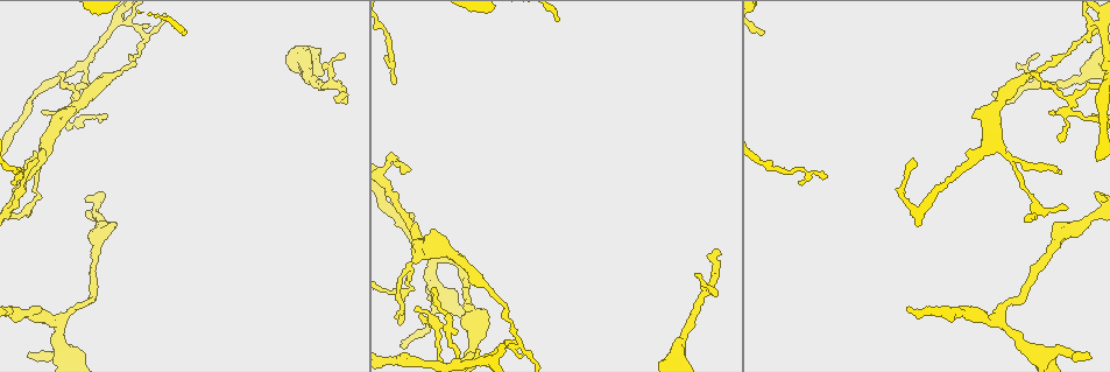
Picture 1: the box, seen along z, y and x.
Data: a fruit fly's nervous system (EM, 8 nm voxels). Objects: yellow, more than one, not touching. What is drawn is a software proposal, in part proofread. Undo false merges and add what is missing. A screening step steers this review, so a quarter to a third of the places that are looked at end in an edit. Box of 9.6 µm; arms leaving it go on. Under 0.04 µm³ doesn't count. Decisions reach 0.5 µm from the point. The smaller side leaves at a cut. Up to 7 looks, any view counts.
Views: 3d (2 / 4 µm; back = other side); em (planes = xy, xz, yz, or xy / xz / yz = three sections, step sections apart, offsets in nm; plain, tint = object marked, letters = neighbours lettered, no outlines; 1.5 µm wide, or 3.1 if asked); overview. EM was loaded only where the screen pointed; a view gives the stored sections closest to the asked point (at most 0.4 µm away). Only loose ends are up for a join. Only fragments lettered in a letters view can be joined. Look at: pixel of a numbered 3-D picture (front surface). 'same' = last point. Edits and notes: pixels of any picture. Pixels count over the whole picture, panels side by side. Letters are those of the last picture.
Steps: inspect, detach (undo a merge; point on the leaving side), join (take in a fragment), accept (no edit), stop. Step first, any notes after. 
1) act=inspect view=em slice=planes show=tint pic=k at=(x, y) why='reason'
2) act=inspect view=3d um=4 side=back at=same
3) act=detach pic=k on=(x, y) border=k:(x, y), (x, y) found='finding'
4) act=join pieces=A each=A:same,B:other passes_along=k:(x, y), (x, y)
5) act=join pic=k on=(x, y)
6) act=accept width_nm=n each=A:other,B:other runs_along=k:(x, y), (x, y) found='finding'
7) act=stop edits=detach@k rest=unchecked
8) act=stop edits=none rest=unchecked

act=inspect view=em slice=xy step=8 show=tint pic=1 at=(62, 72)

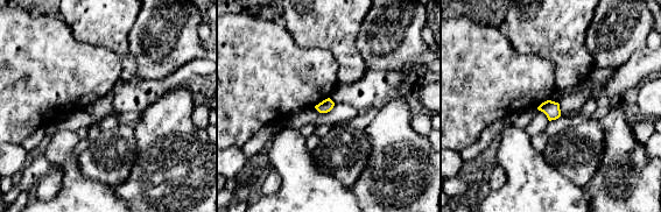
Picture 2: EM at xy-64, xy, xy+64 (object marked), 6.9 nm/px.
act=inspect view=em slice=planes show=letters at=same

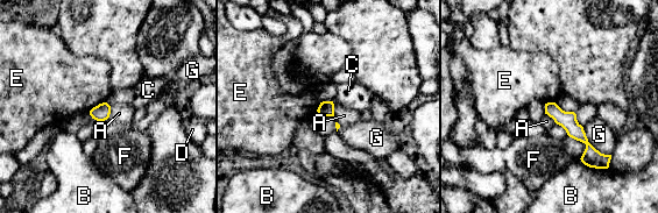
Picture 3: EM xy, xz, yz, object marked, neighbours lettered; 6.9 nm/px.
act=accept each=A:other,B:other,C:other,D:other,E:other,F:other,G:other runs_along=3:(547, 106), (585, 141), (596, 162) found='no lettered fragment goes on from it'

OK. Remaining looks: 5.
act=inspect view=em slice=xy step=8 show=letters pic=1 at=(517, 342) why='sharp bend'

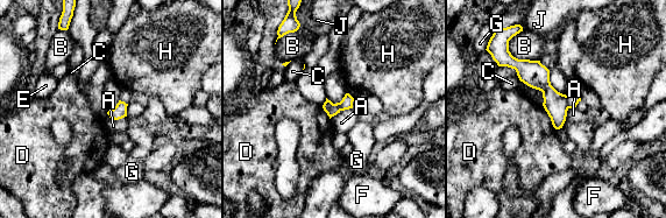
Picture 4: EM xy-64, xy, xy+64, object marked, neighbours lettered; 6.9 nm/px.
act=detach pic=4 on=(554, 103) each=A:other,B:other,C:other,D:other,E:other,F:other,G:other,H:other,J:other border=4:(566, 96), (566, 105), (568, 107) found='two cells meet here'

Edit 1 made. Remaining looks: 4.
act=inspect view=3d um=2 pic=1 at=(716, 294) why='thin end'

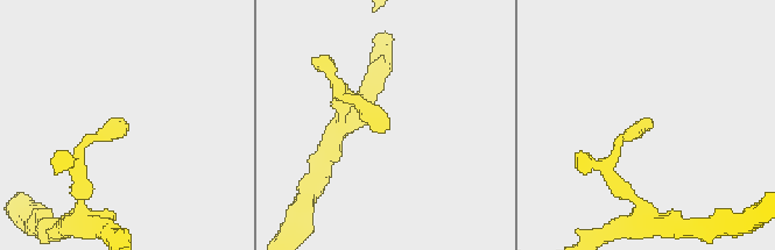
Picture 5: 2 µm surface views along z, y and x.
act=inspect view=em slice=yz step=4 show=letters pic=5 at=(120, 119) why='need the tissue'

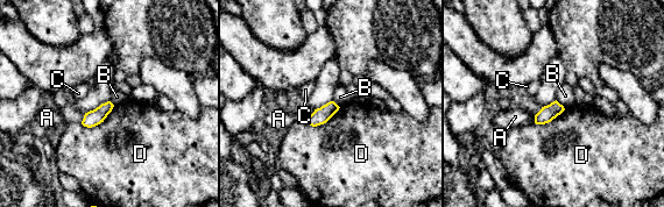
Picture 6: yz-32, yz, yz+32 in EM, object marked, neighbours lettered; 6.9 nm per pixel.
act=inspect view=em slice=planes show=letters at=same

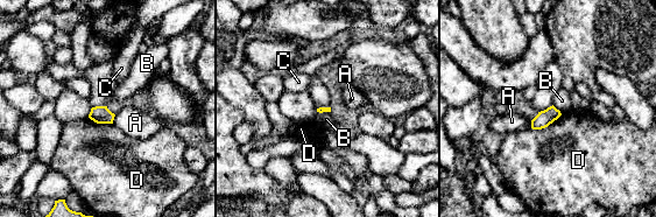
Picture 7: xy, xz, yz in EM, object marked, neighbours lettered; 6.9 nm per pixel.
act=accept each=A:other,B:other,C:other,D:other border=7:(552, 105), (561, 111) found='none of them fits'

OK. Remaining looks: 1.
act=stop edits=detach@4 rest=unchecked

